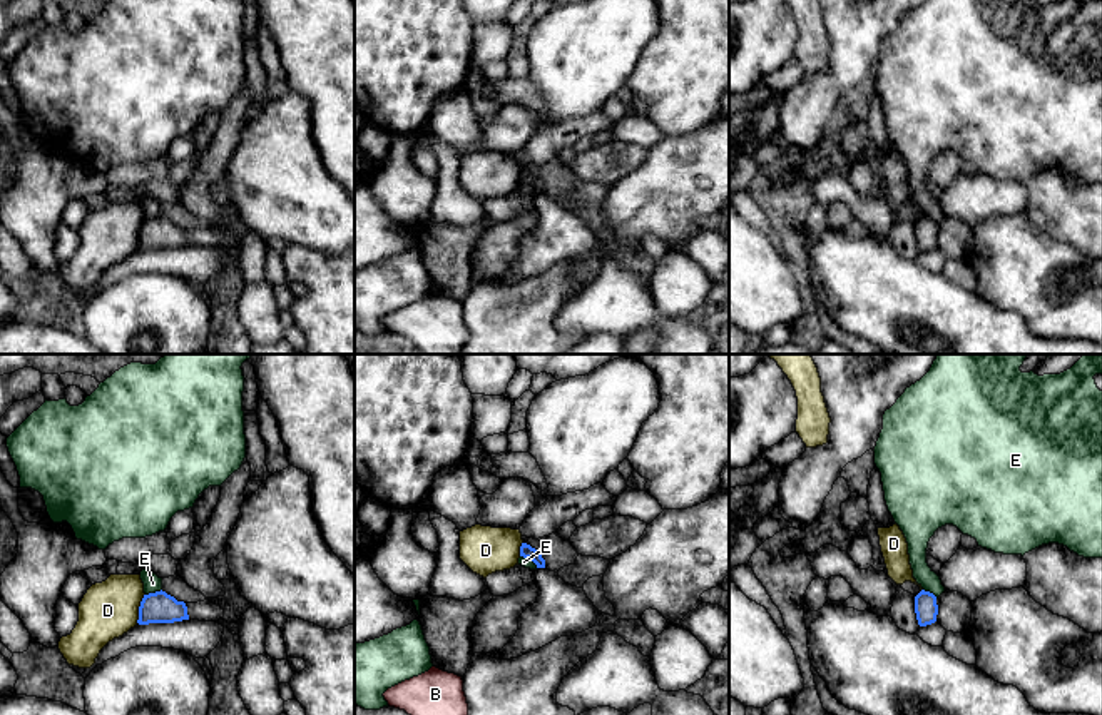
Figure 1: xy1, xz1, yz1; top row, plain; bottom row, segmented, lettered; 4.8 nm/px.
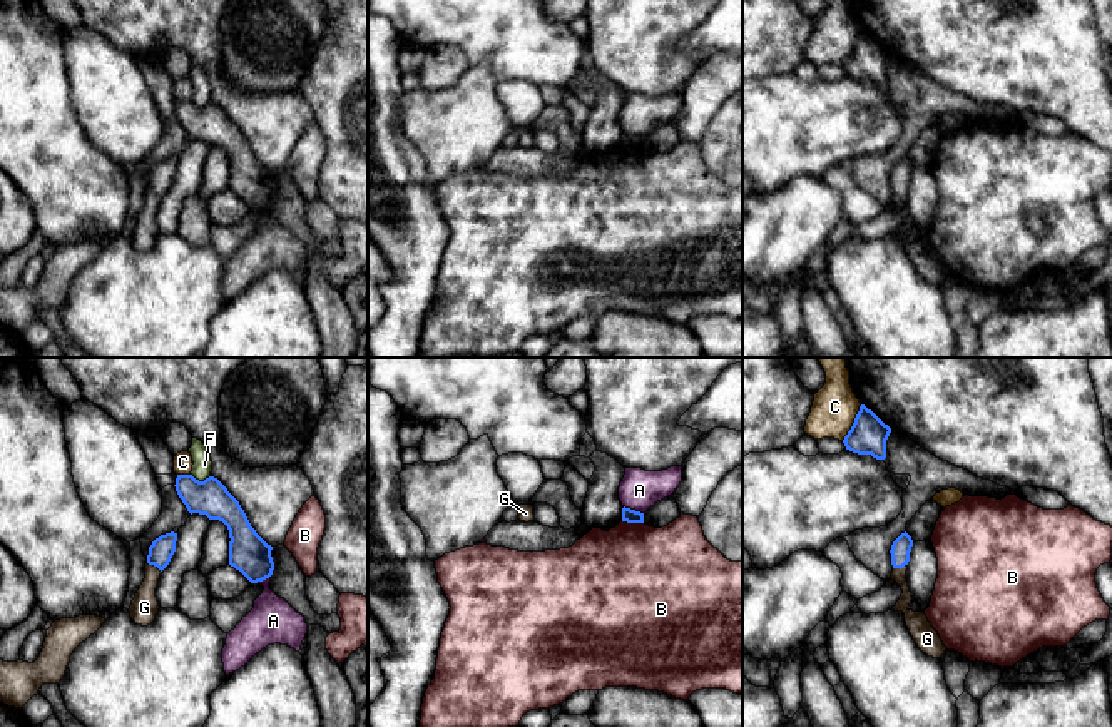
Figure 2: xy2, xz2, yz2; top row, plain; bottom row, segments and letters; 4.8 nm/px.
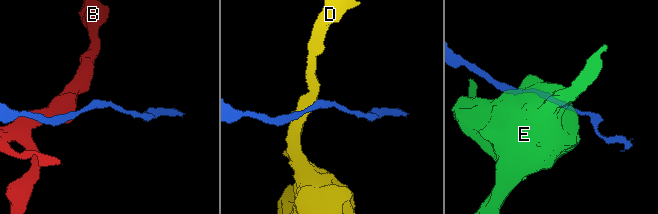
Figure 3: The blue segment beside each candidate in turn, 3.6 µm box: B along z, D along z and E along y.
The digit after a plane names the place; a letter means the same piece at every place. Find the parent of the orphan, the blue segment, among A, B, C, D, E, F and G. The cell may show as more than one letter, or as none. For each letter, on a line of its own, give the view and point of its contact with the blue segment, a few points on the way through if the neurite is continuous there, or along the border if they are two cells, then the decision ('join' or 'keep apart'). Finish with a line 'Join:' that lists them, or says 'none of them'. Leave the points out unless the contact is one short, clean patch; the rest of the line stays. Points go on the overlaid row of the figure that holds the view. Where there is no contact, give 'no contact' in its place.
A: contact xz2 (634, 510); keep apart
B: contact xz2 (632, 522); keep apart
C: contact yz2 (853, 423); keep apart
D: contact xy1 (139, 608); border xy1 (144, 593), (136, 622); keep apart
E: contact xy1 (153, 593); border xy1 (161, 588), (146, 595); keep apart
F: contact xy2 (201, 482); keep apart
G: contact xy2 (154, 565); way xy2 (163, 549), (154, 565), (144, 607); join
Join: G

